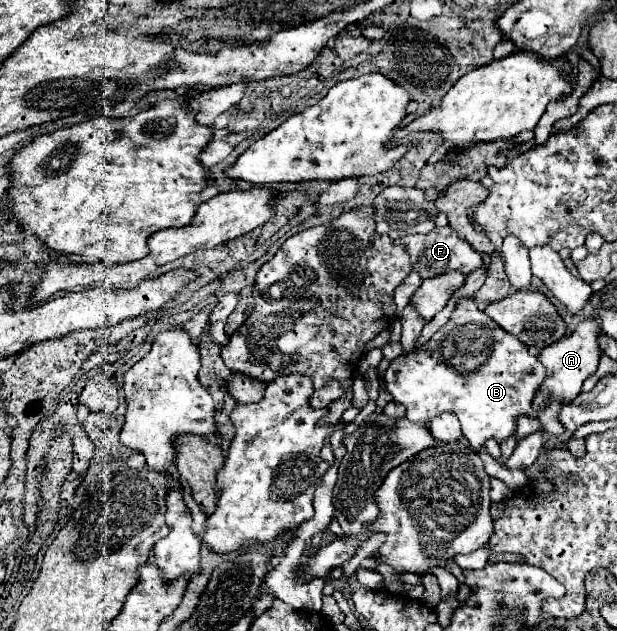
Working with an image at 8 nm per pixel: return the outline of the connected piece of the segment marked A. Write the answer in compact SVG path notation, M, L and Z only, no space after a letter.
M596 320L580 322L578 328L572 332L570 338L562 338L562 340L546 346L546 348L540 352L538 358L540 358L542 364L546 366L546 378L544 378L544 382L540 384L538 392L536 392L536 398L534 398L534 404L532 404L534 412L532 412L530 416L524 414L524 416L520 416L520 418L516 420L516 432L514 432L514 436L516 436L518 440L522 440L524 436L530 436L530 434L534 434L534 432L542 432L542 430L544 430L538 416L540 416L546 408L550 408L550 406L556 404L556 402L558 402L560 406L564 406L564 404L572 402L572 400L580 394L582 382L584 382L590 374L594 374L596 368L598 368L598 360L600 360L600 348L598 348L598 342L596 342L598 332L600 332L600 328L598 328L598 322L596 322Z

